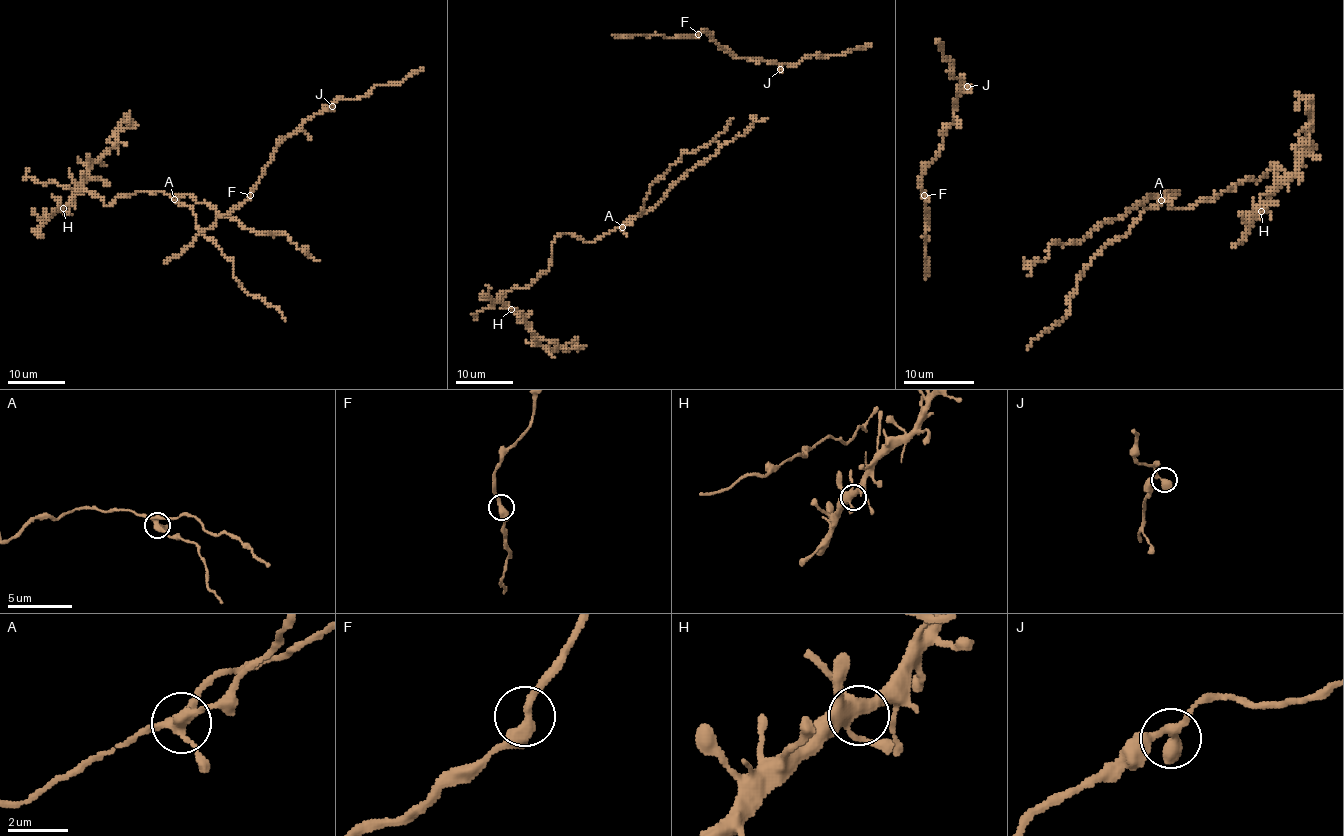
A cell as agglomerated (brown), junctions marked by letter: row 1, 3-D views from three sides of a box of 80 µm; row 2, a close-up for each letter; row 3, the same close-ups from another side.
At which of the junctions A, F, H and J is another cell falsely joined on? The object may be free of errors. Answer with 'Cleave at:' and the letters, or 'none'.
Cleave at: A

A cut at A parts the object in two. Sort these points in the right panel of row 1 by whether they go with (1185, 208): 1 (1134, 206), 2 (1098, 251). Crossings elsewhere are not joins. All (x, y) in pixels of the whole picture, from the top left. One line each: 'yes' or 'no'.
1: yes
2: no

